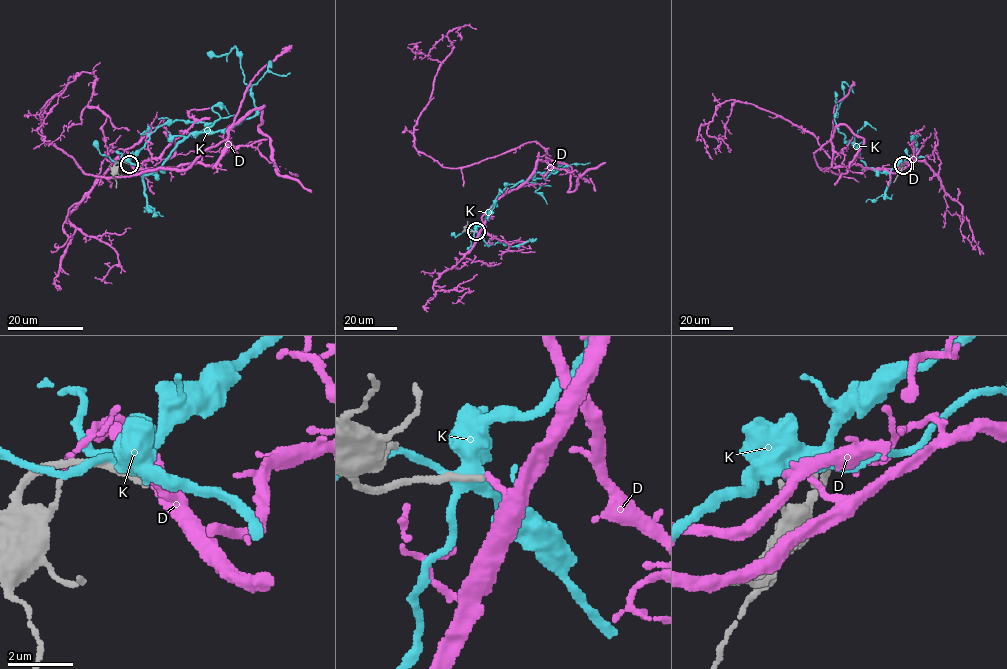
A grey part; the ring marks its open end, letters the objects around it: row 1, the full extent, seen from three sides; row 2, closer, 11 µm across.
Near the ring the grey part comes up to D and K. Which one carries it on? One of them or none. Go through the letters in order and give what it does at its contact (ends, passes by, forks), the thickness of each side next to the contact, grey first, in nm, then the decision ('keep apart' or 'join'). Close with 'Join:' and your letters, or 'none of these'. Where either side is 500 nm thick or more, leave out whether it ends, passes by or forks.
D: it ends; calibres 180 and 190 nm; keep apart
K: it forks; calibres 280 and 400 nm; keep apart
Join: none of these

